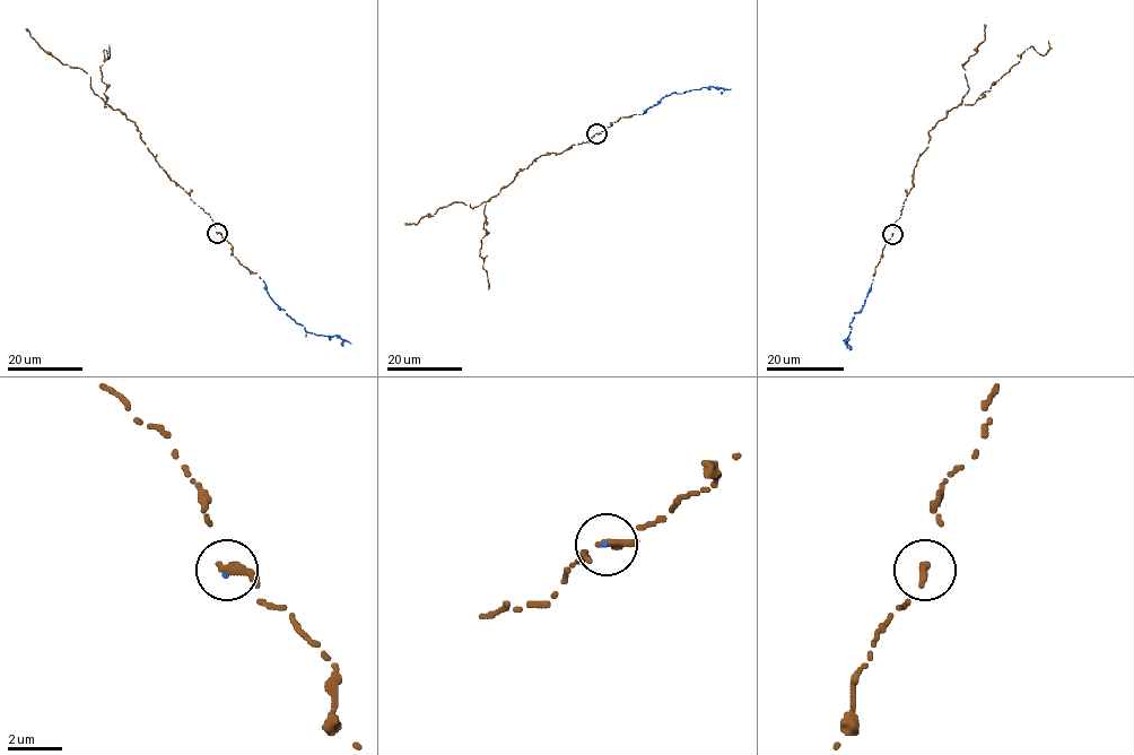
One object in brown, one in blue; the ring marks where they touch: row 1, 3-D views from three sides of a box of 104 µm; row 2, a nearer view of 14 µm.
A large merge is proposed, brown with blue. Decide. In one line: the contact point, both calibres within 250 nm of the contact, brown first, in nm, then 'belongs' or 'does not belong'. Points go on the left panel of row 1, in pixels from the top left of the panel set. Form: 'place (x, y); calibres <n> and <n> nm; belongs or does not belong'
place (217, 233); calibres 360 and 70 nm; belongs

